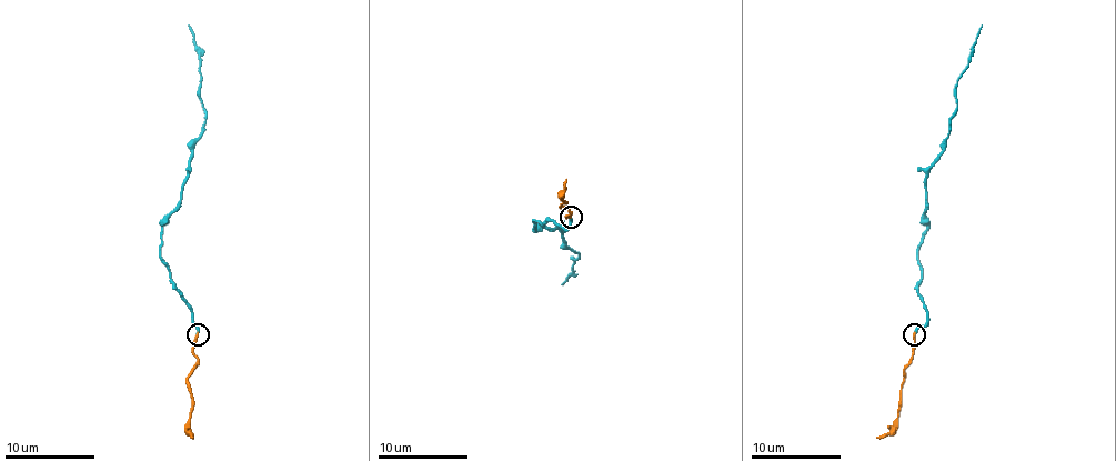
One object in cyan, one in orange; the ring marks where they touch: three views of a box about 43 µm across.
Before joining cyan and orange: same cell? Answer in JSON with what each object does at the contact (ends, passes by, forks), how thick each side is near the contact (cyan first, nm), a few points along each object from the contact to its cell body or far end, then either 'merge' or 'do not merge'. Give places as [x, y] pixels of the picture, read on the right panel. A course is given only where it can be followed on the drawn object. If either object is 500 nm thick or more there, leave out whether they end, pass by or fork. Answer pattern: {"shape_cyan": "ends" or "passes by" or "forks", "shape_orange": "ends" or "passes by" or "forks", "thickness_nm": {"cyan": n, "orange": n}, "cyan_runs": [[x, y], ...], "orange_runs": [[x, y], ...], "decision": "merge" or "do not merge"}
{"shape_cyan": "ends", "shape_orange": "ends", "thickness_nm": {"cyan": 160, "orange": 170}, "cyan_runs": [[914, 334], [927, 321], [918, 286], [925, 176], [943, 149], [956, 81], [981, 26]], "orange_runs": [[914, 334], [914, 354], [903, 378], [898, 424], [876, 438]], "decision": "merge"}

